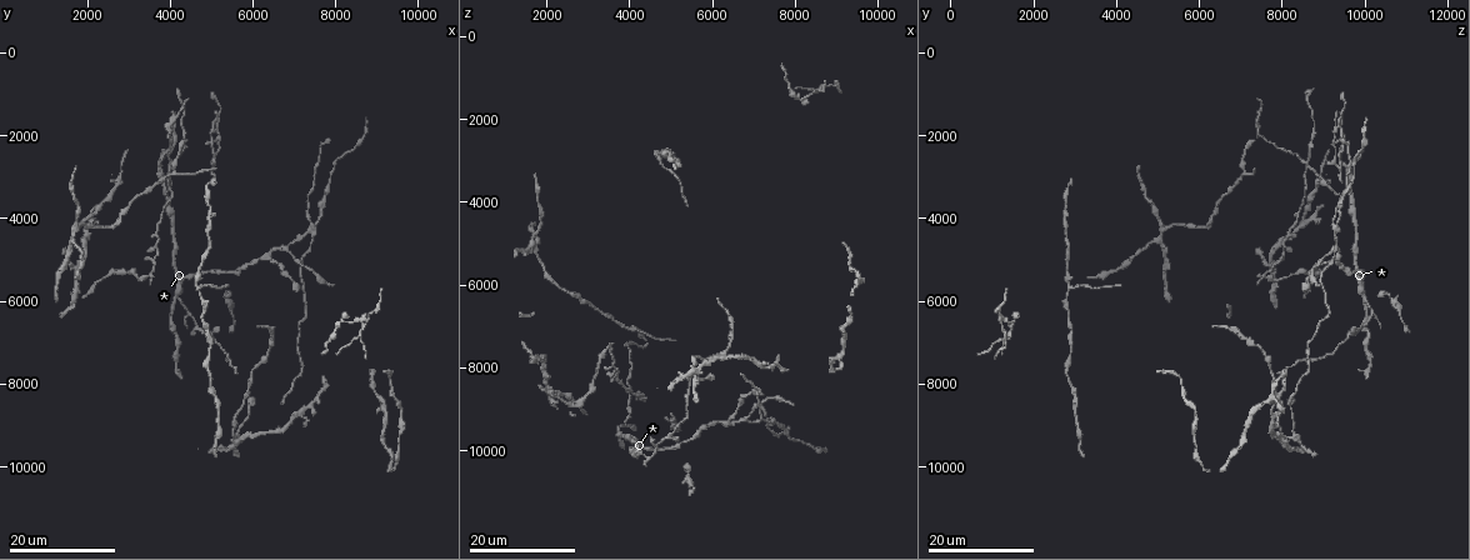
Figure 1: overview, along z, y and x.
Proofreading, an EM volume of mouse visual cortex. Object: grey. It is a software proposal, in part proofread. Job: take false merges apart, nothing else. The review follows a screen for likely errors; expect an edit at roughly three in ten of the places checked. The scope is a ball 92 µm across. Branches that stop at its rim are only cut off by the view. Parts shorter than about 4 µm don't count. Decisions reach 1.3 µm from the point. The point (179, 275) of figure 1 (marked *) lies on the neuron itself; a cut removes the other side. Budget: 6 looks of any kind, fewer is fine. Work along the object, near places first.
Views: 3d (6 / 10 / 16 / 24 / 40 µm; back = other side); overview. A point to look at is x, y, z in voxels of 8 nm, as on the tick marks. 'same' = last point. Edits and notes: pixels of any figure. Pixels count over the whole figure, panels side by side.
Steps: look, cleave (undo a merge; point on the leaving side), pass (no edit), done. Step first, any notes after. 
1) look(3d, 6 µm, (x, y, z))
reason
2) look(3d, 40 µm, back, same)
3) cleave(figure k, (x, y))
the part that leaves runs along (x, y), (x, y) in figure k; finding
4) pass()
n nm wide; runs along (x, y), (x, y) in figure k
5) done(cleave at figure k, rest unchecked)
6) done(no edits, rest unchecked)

look(3d, 16 µm, (5050, 2050, 9250))
looks like a crossing

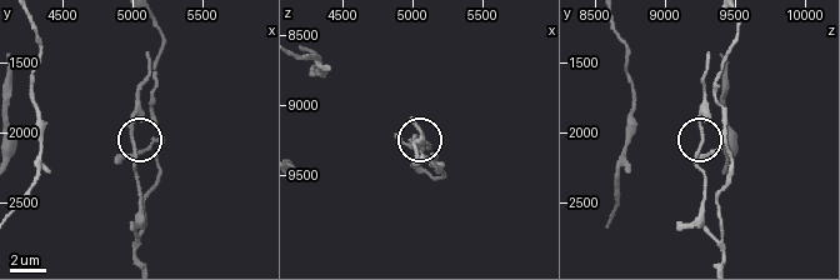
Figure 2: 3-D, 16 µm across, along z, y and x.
look(3d, 6 µm, (5020, 2100, 9260))

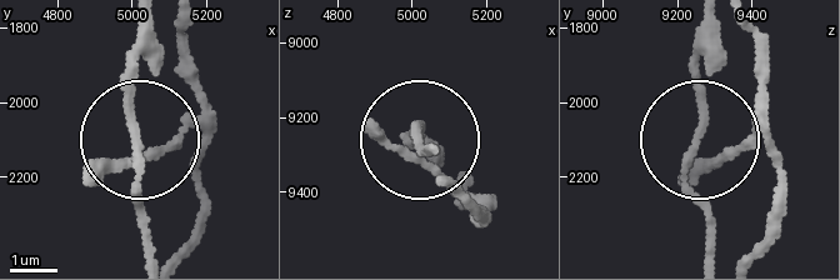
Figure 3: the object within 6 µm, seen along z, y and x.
pass()
160 nm wide; continuous, no second neuron

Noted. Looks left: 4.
look(3d, 16 µm, (4200, 5850, 10000))
branch point

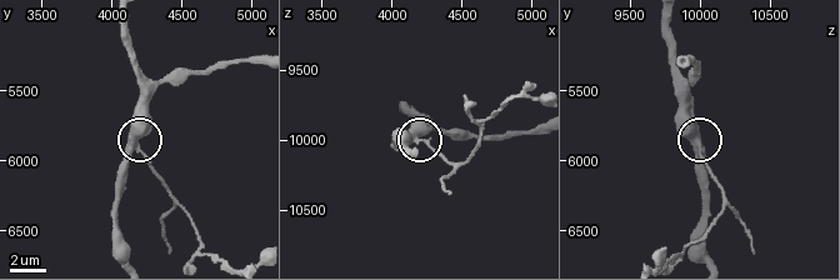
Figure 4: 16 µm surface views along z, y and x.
look(3d, 6 µm, (4140, 5900, 10000))
closer look

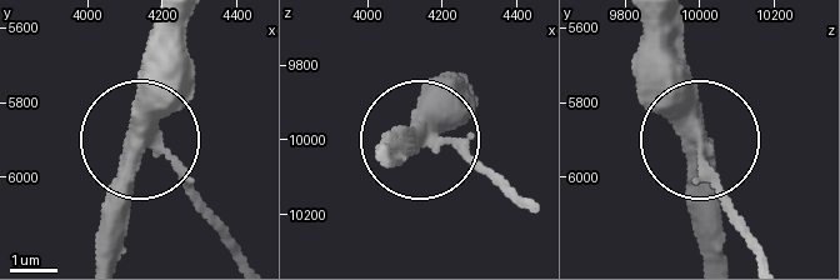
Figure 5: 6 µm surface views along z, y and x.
cleave(figure 5, (191, 199))
side arm 17 µm; the part that leaves runs along (163, 151), (230, 255) in figure 5; two neurons meet here

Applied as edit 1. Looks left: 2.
look(3d, 16 µm, (3950, 2750, 8600))
three-way junction

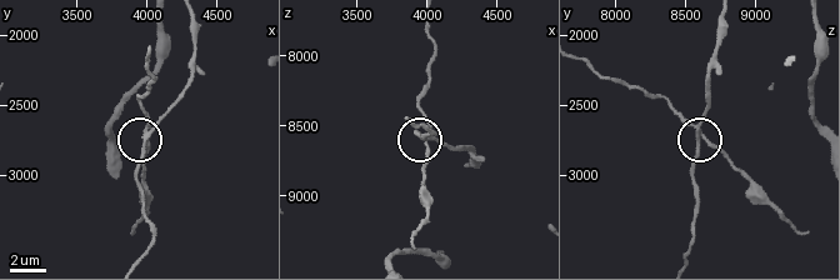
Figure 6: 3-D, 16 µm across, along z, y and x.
look(3d, 10 µm, (4000, 2760, 8600))

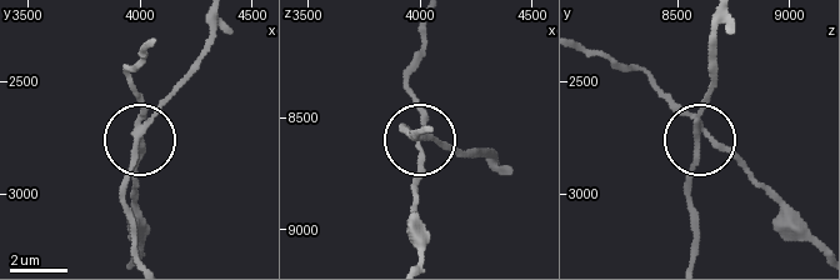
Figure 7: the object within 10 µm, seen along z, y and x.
pass()
190 nm wide; continuous, no second neuron

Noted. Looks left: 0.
done(cleave at figure 5, rest unchecked)

